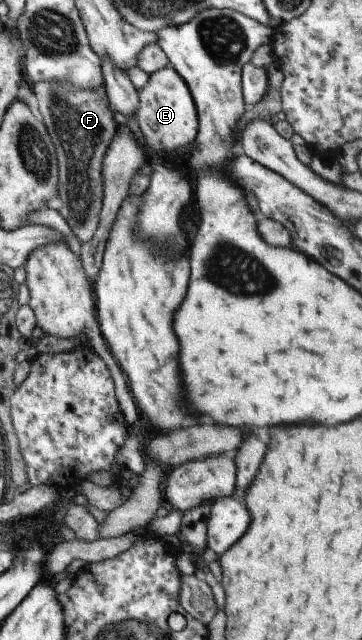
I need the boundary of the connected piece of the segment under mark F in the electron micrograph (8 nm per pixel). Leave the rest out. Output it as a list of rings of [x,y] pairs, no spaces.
[[[60,80],[37,81],[32,85],[37,106],[44,125],[48,130],[58,166],[58,180],[56,188],[56,211],[62,216],[71,232],[79,243],[87,243],[97,230],[99,211],[102,207],[102,184],[100,181],[100,166],[106,148],[113,138],[117,124],[113,121],[113,112],[103,82],[98,87],[81,88],[72,85],[69,81]]]

